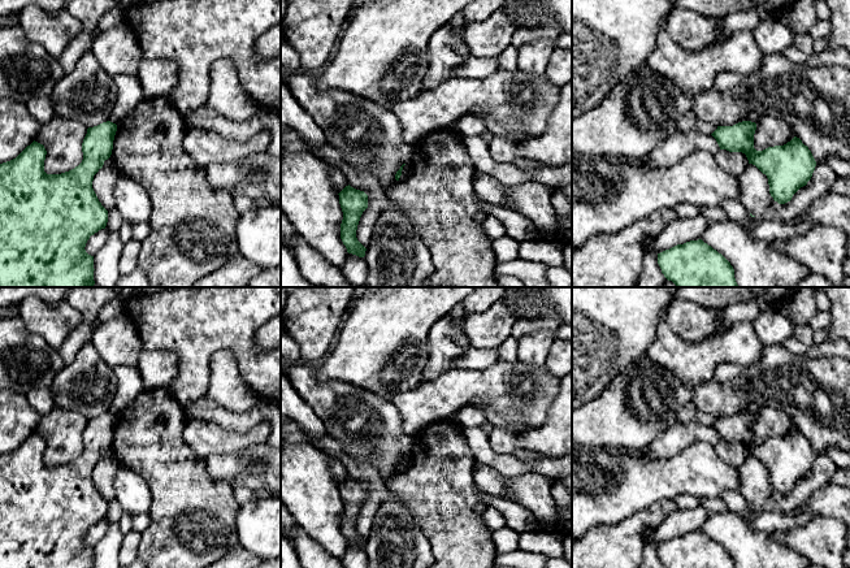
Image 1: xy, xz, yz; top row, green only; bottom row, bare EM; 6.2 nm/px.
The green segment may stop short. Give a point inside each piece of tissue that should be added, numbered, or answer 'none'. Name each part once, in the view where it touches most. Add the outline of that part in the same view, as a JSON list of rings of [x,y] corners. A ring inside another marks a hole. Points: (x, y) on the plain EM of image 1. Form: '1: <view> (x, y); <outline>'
none

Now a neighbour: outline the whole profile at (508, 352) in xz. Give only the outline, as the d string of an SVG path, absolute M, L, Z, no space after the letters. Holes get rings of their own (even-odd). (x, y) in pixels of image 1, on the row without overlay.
M512 337L498 347L499 361L513 363L519 357L519 342Z

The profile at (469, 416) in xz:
M467 406L455 413L455 422L463 428L478 426L487 422L485 413L473 406Z

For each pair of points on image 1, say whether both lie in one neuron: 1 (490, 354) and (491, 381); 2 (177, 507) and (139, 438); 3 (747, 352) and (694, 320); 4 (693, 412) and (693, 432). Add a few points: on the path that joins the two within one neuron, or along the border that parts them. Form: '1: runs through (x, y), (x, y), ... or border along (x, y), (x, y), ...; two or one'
1: border along (498, 359), (481, 368), (460, 368); two
2: runs through (177, 490), (177, 476), (156, 455); one
3: border along (710, 334), (695, 341), (680, 338); two
4: border along (677, 421), (710, 425); two

